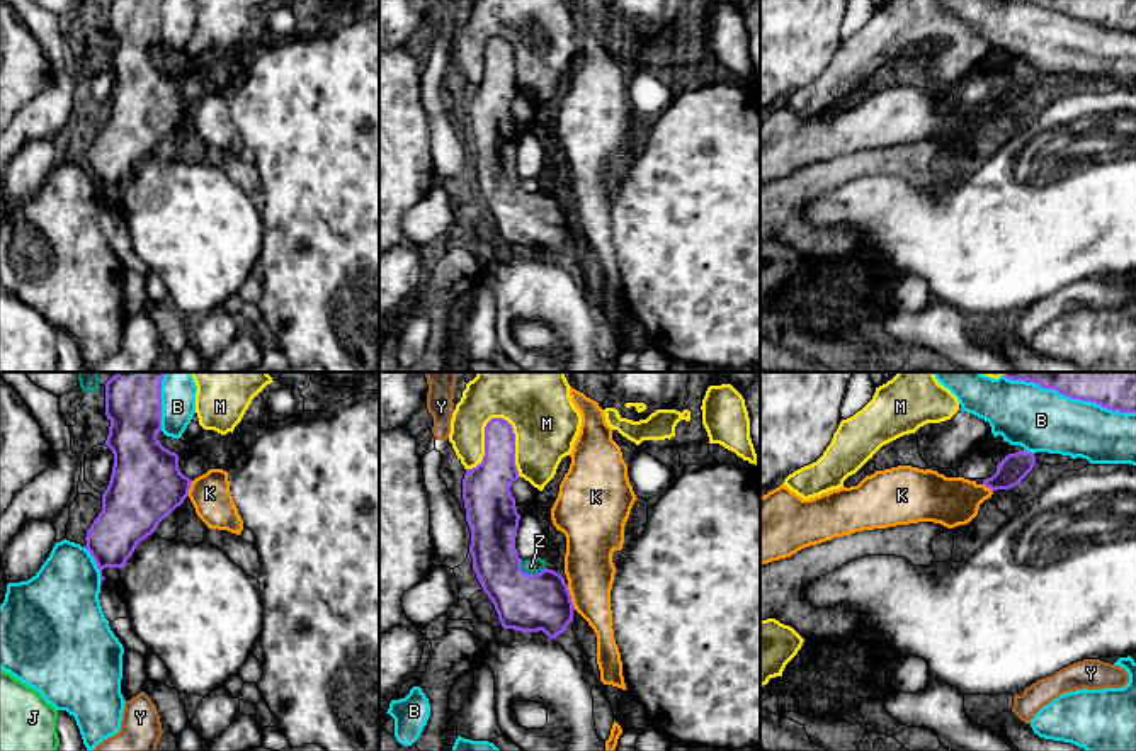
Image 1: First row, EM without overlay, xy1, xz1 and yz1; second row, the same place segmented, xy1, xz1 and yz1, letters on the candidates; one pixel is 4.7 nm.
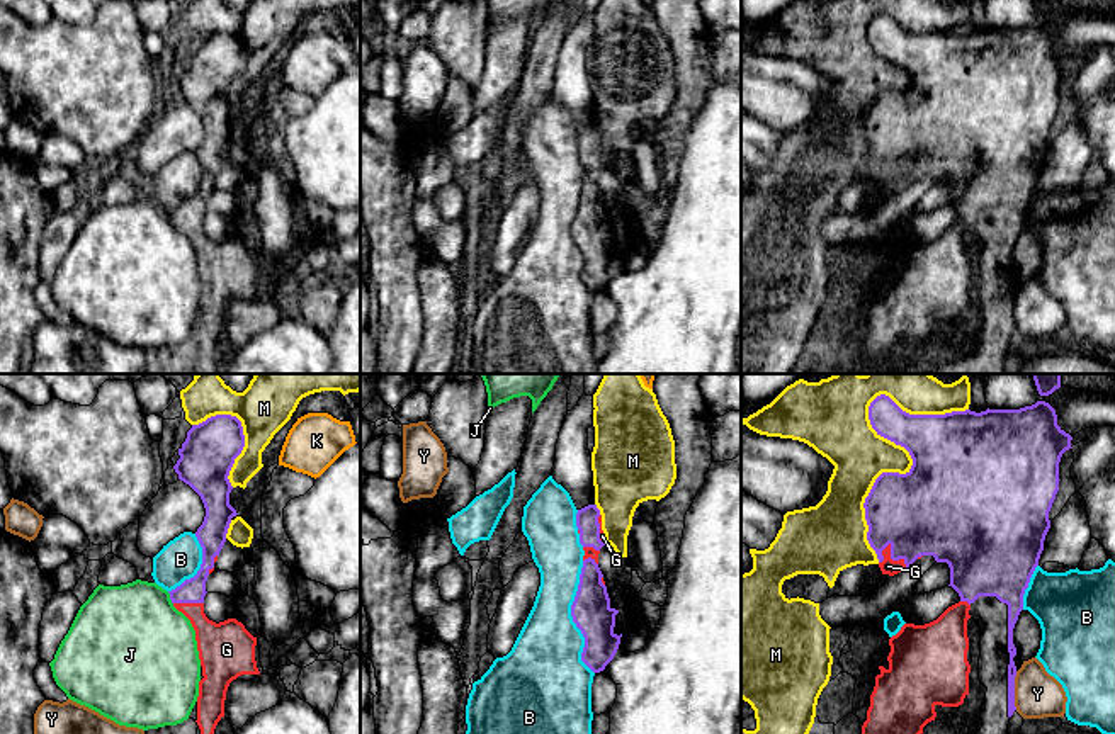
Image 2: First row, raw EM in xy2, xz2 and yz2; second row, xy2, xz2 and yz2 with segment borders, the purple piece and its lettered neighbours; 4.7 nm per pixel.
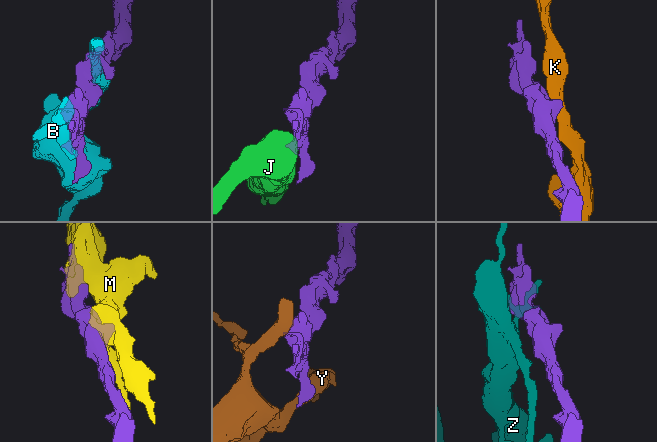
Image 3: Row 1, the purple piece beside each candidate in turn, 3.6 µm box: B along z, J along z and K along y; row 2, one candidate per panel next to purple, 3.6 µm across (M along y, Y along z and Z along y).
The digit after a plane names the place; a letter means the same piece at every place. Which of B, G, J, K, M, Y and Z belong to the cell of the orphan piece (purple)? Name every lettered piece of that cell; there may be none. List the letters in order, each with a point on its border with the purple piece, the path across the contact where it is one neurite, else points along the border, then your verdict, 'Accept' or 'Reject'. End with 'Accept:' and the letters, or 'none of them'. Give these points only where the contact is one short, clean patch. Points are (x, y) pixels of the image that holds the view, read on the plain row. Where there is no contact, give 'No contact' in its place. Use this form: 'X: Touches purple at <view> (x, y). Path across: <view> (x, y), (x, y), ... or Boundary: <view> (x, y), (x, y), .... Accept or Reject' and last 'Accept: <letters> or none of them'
B: Touches purple at xz2 (571, 235). Reject
G: Touches purple at yz2 (891, 177). Accept
J: Touches purple at xy2 (170, 218). Boundary: xy2 (167, 211), (172, 223). Reject
K: Touches purple at xz1 (570, 216). Boundary: xz1 (567, 204), (575, 228). Reject
M: Touches purple at yz2 (896, 63). Reject
Y: Touches purple at yz2 (1013, 310). Boundary: yz2 (1017, 291), (1015, 328). Reject
Z: Touches purple at xz1 (531, 194). Reject
Accept: G

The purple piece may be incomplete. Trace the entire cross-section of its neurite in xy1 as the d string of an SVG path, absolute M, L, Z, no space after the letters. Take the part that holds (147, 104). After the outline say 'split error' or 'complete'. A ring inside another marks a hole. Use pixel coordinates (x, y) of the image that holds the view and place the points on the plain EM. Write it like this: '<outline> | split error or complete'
M107 0L105 36L111 41L105 65L114 73L114 85L102 114L102 131L85 156L85 168L100 190L100 204L105 199L102 190L105 187L122 189L138 163L184 122L192 104L192 99L179 88L179 75L156 58L162 51L162 0Z | complete

